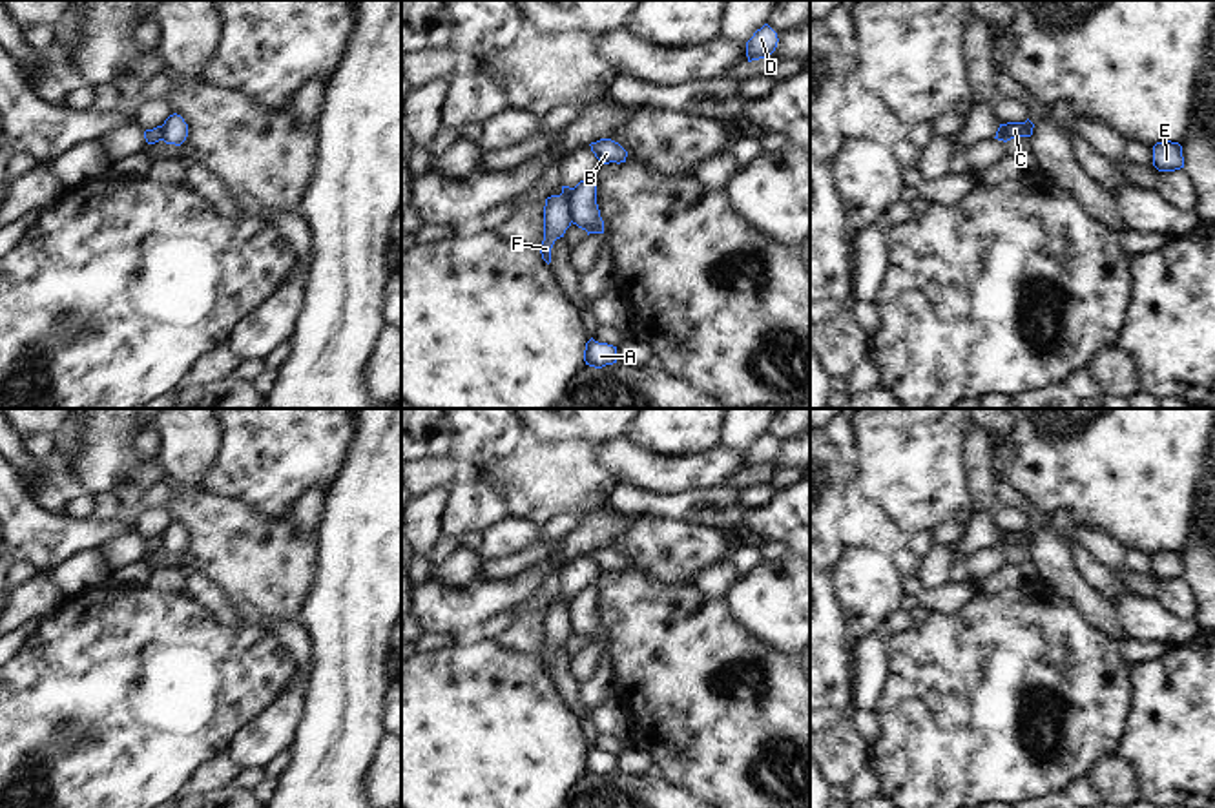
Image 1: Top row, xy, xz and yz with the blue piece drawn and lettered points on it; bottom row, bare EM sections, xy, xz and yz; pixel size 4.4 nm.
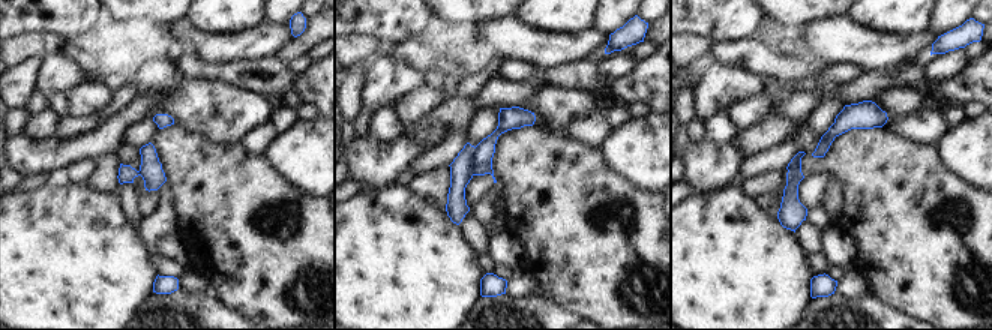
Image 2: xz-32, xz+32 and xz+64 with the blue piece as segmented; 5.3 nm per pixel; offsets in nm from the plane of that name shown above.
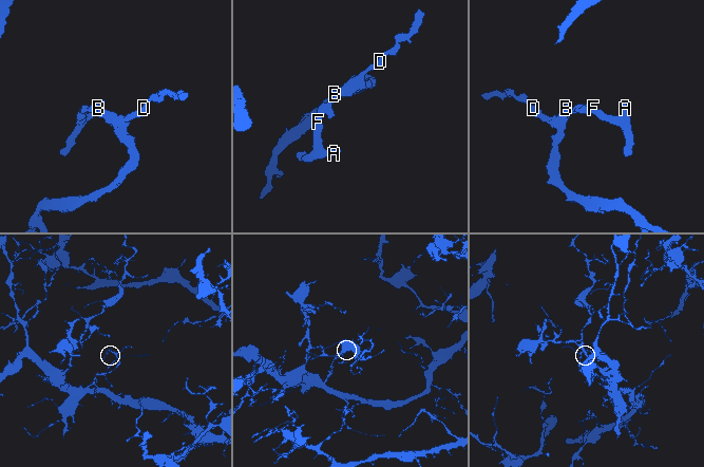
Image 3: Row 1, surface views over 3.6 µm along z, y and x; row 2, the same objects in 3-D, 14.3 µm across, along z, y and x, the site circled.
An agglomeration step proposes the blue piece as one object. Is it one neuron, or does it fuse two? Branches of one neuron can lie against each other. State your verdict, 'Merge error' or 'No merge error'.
Merge error.

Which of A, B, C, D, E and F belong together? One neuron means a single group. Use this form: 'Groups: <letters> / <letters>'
Groups: A E F / B C D.

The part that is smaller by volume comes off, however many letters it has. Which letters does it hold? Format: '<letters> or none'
A, E, F.

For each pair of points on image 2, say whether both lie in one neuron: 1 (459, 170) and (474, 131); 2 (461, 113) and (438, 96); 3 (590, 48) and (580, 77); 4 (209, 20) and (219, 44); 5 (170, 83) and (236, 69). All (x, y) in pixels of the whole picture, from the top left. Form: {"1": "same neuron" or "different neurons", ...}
{"1": "same neuron", "2": "different neurons", "3": "different neurons", "4": "different neurons", "5": "different neurons"}

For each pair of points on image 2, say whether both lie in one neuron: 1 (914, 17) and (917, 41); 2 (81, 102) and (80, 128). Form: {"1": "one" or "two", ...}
{"1": "two", "2": "two"}

